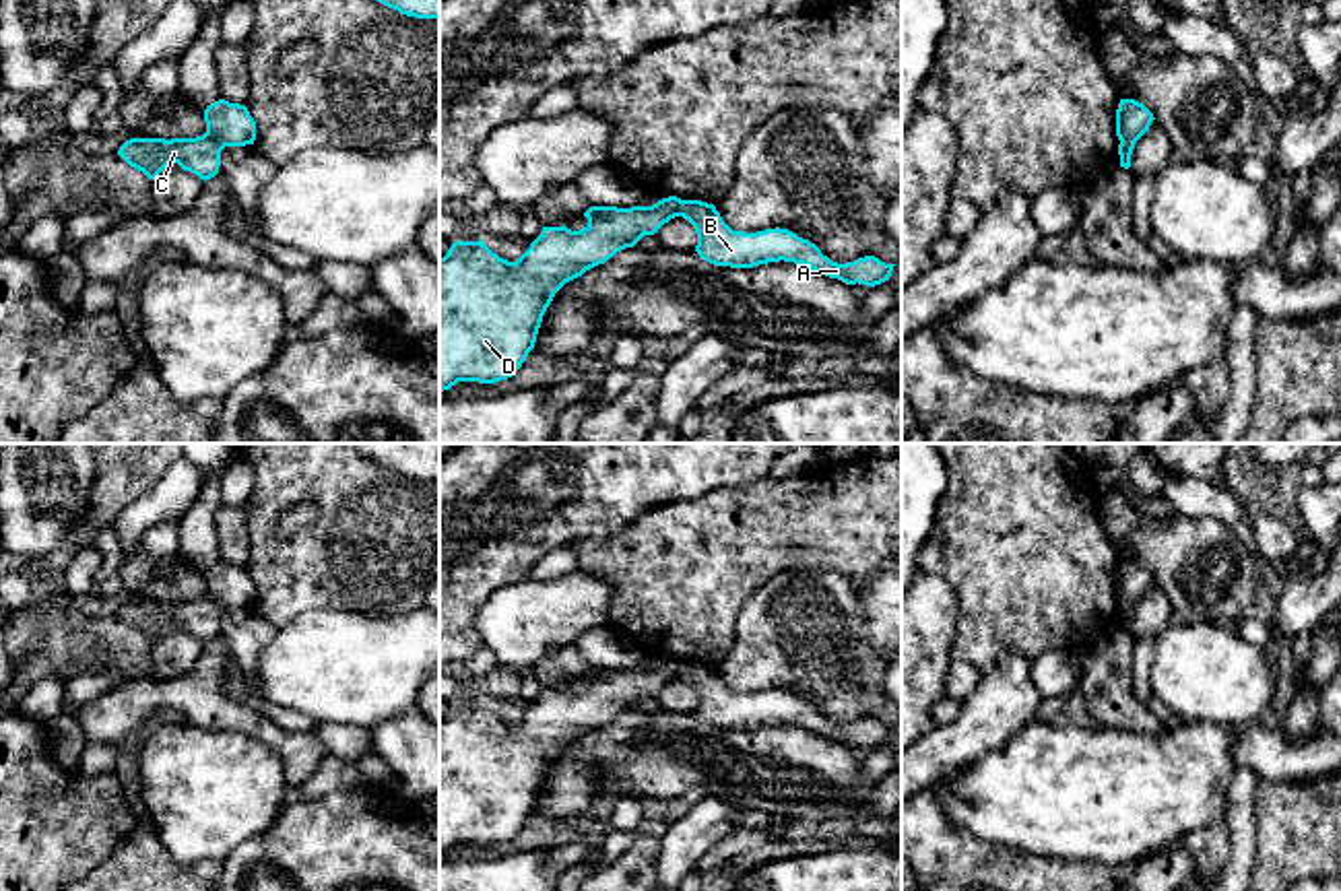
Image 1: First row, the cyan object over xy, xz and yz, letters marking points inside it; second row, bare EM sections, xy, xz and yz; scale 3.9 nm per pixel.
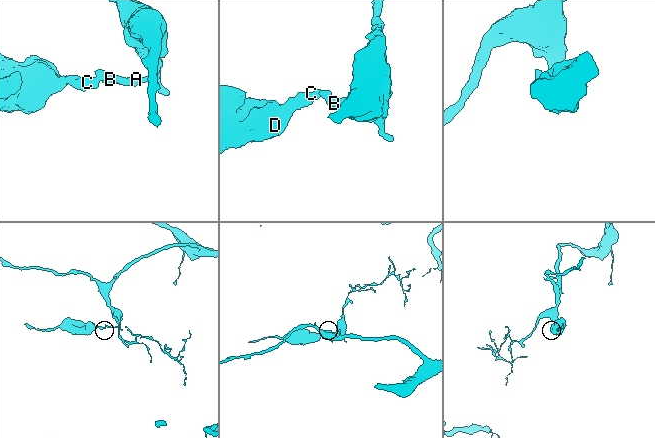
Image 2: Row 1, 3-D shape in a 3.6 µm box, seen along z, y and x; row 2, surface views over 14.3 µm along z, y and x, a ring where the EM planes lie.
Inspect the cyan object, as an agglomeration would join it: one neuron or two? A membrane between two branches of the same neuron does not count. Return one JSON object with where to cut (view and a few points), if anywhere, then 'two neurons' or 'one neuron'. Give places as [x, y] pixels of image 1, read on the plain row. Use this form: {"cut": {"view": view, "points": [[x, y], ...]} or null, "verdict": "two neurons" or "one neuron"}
{"cut": {"view": "xy", "points": [[205, 595], [223, 609]]}, "verdict": "two neurons"}

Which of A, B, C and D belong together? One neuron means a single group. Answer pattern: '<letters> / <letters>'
A B / C D

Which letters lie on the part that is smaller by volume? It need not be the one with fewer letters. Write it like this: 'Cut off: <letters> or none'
Cut off: C, D

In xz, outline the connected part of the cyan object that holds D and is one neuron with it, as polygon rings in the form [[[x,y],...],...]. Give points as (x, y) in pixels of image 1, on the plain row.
[[[677,658],[662,660],[652,668],[590,668],[584,674],[588,681],[584,691],[543,689],[541,697],[516,724],[493,716],[483,701],[454,703],[448,716],[439,720],[439,854],[458,844],[495,846],[512,839],[534,811],[543,778],[555,755],[586,732],[604,726],[617,714],[633,710],[644,697],[654,697],[664,685],[679,679],[681,668],[683,662]]]

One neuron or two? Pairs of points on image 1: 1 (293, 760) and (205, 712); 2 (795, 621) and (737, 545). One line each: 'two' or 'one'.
1: one
2: two

